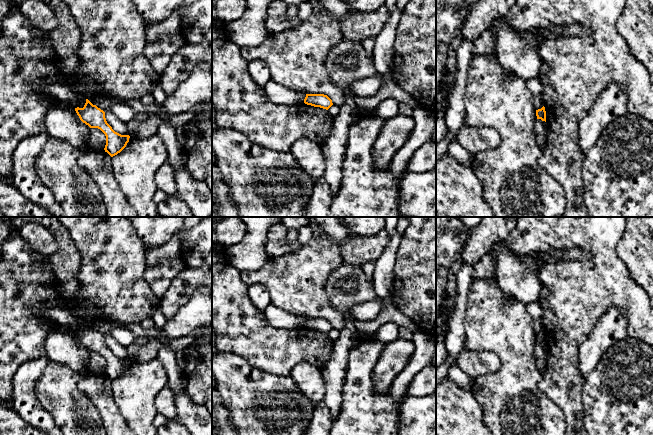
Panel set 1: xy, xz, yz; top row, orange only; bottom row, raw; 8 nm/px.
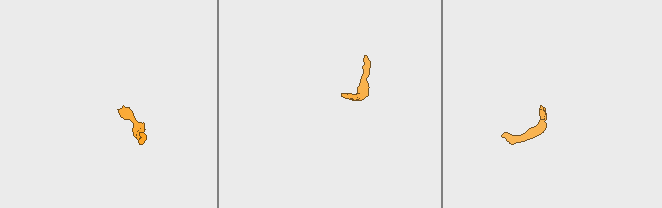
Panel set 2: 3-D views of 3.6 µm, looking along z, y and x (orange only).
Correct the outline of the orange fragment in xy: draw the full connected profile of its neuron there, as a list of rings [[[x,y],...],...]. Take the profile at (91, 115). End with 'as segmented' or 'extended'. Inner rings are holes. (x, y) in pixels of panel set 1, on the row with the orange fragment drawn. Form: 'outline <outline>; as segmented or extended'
outline [[[51,83],[46,87],[46,90],[58,102],[73,107],[83,123],[90,128],[98,128],[105,134],[106,145],[104,150],[111,157],[117,155],[126,147],[130,136],[115,132],[107,123],[105,112],[93,105],[88,99],[79,96],[63,83]]]; extended

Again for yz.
outline [[[541,95],[535,97],[535,109],[537,119],[541,119],[542,121],[546,122],[546,111]]]; extended

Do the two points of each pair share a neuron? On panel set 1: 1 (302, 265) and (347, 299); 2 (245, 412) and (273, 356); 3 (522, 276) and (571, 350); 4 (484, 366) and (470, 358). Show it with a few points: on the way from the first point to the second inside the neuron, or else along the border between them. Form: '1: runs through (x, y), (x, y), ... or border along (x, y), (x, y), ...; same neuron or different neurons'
1: border along (341, 264), (325, 283), (330, 305); different neurons
2: border along (246, 359), (253, 366), (273, 373), (288, 375); different neurons
3: border along (537, 275), (541, 291), (536, 301); different neurons
4: runs through (481, 363), (473, 361); same neuron

